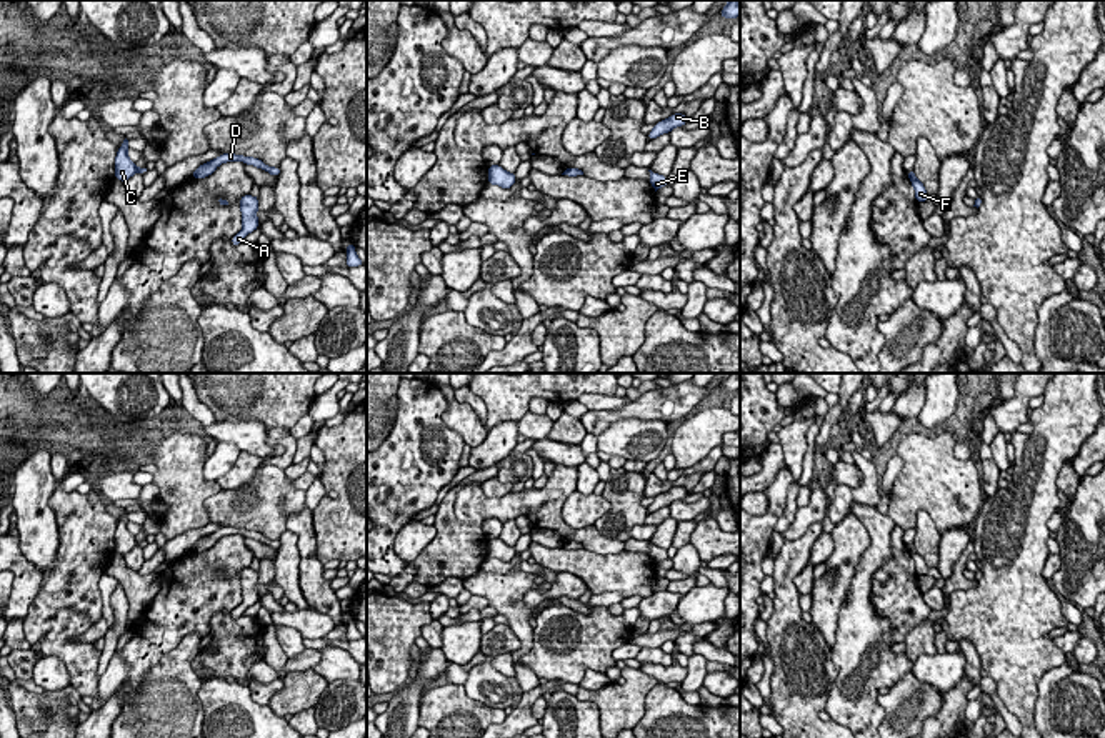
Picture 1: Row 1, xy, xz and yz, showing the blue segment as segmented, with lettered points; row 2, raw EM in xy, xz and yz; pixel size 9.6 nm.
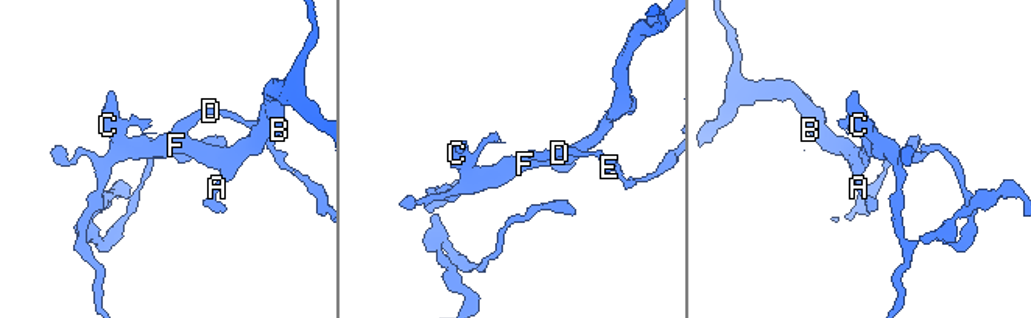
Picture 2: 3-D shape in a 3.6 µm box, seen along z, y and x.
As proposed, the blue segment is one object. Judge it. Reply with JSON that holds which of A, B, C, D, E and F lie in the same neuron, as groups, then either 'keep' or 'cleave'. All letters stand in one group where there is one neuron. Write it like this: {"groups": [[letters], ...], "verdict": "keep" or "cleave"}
{"groups": [["A", "B", "C", "D", "E", "F"]], "verdict": "keep"}

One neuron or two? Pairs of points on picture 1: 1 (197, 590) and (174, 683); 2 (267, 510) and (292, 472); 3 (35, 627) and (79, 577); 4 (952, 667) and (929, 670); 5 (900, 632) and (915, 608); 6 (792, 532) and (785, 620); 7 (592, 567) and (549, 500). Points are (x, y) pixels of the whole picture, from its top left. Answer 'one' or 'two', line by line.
1: two
2: two
3: one
4: one
5: one
6: two
7: two

